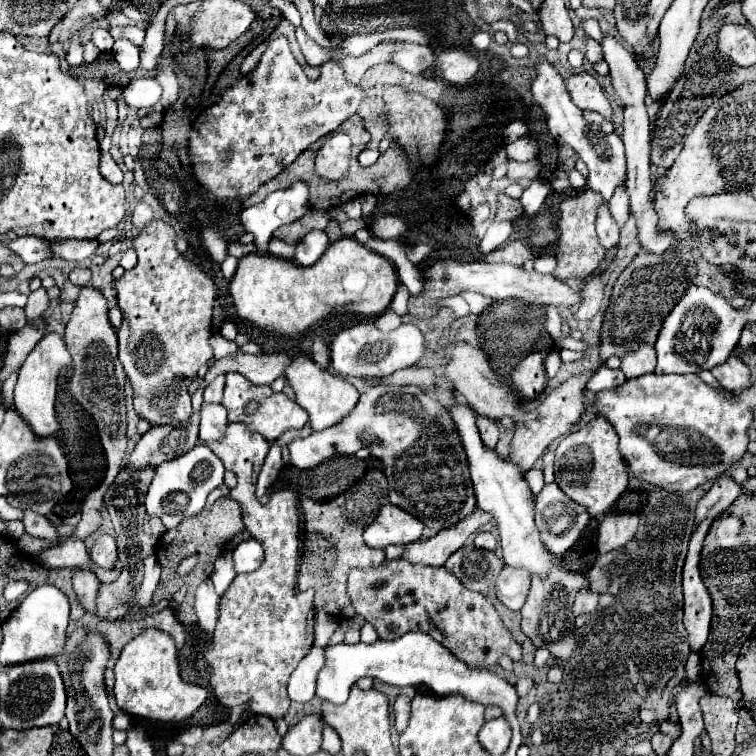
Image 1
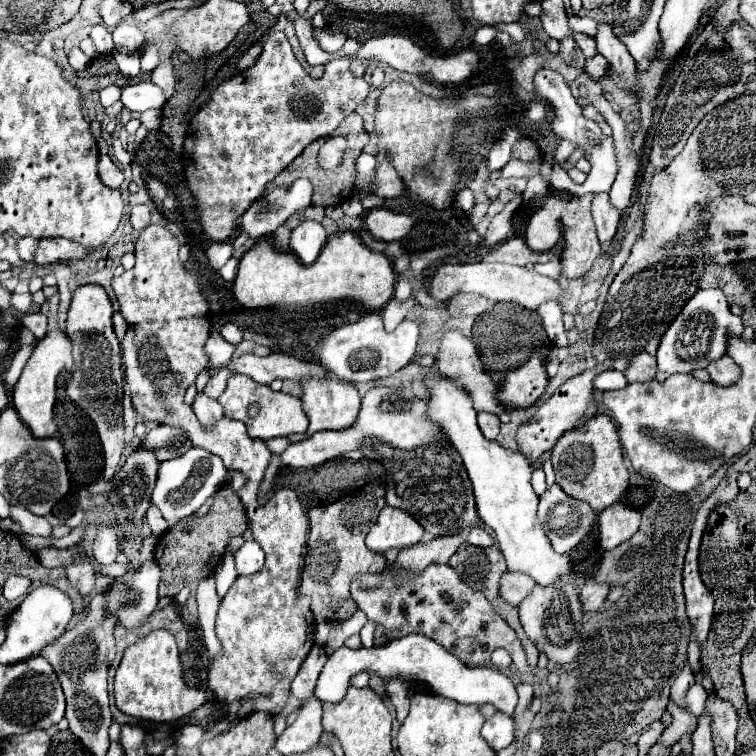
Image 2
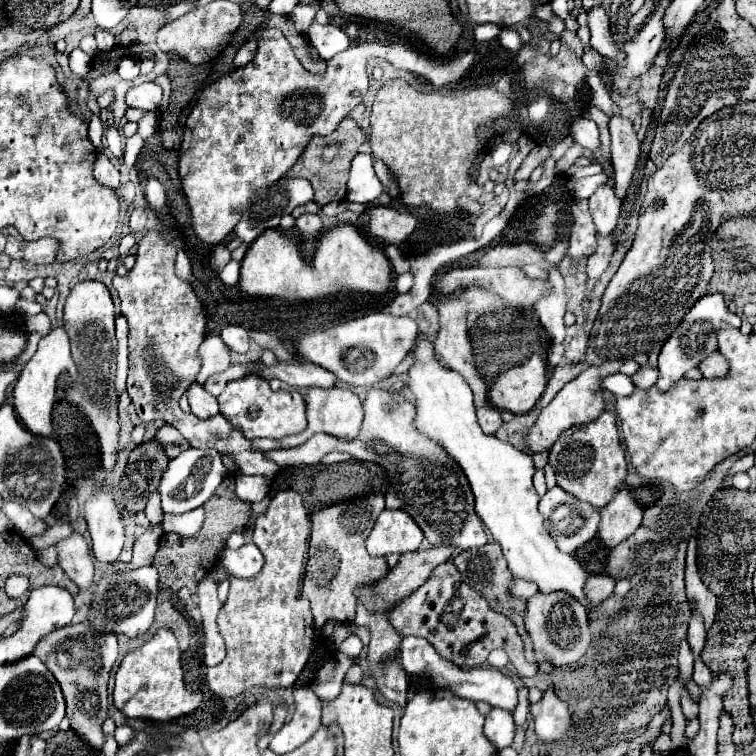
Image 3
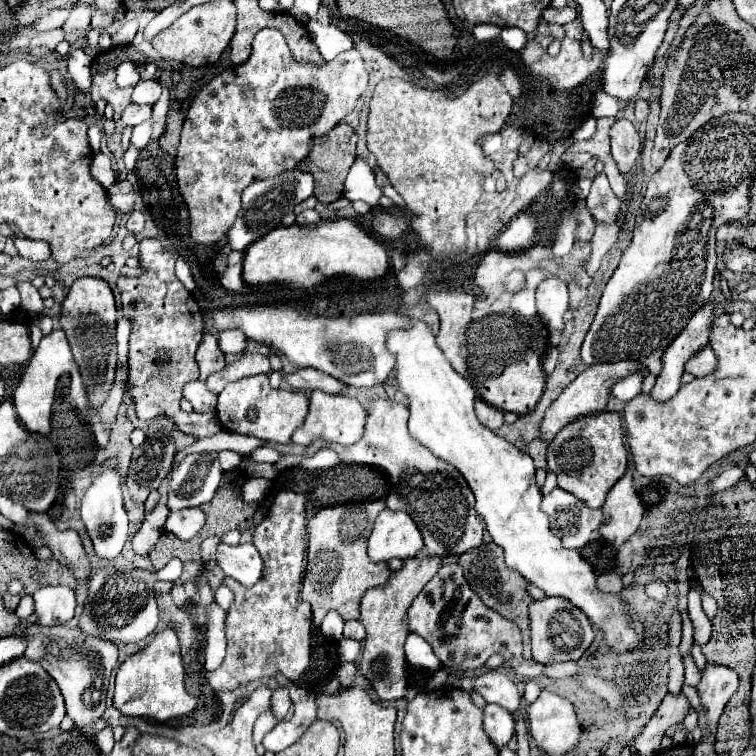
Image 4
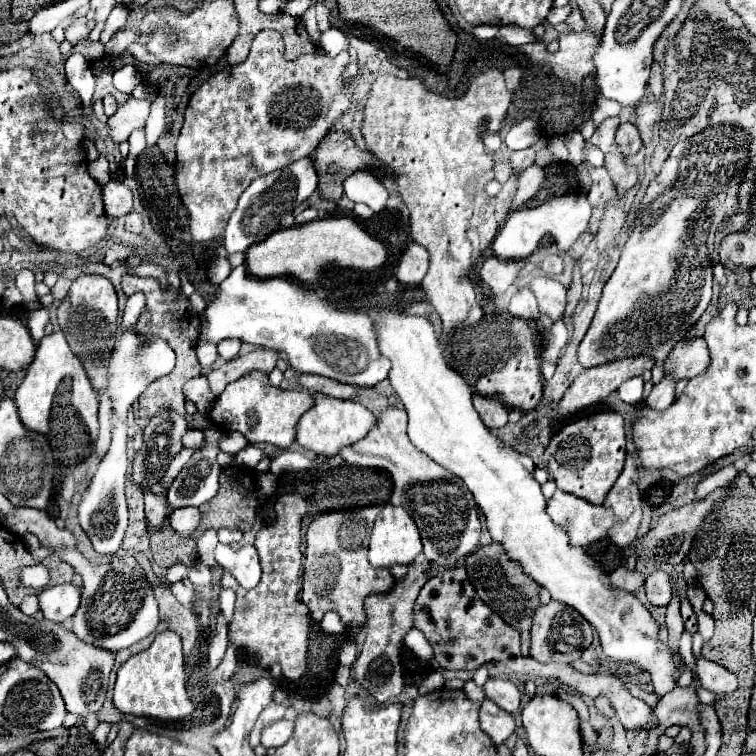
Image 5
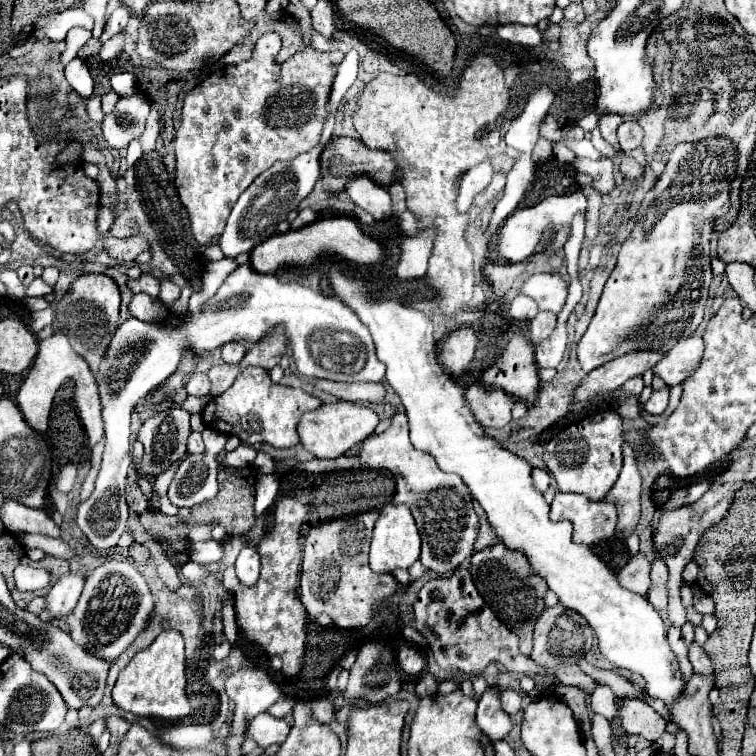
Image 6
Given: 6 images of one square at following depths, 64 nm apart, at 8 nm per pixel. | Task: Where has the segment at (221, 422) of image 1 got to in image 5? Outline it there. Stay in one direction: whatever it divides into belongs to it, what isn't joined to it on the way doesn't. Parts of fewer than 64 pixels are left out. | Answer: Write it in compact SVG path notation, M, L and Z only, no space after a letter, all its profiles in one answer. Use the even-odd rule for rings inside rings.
M202 374L184 384L184 396L186 396L186 400L192 400L198 408L198 412L202 412L202 414L206 414L208 408L212 408L212 402L216 400L216 396L212 396L212 392L208 388L206 376L202 376Z

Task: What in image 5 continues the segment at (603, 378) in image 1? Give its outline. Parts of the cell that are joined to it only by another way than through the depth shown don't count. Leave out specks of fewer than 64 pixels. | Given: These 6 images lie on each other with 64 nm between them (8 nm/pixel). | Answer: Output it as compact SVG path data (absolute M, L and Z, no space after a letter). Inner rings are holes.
M642 376L630 378L630 380L626 380L626 382L618 388L618 394L620 394L620 398L622 398L624 402L628 402L628 404L638 404L638 402L642 400L642 386L644 386Z

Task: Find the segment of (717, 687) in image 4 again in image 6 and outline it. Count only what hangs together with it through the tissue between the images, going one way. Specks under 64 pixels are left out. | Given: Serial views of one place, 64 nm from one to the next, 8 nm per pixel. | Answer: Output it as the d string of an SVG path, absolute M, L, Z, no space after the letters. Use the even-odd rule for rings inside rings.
M696 642L690 644L688 648L688 658L690 658L690 664L694 668L694 672L710 672L710 676L714 676L714 668L712 668L712 662L708 660L706 652L702 646L698 646Z

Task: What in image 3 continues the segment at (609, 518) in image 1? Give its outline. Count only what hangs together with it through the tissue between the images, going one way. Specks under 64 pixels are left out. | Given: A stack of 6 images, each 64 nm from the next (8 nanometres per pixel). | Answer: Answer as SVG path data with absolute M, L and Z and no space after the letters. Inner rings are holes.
M622 484L600 510L600 516L600 538L608 548L614 548L636 532L642 522L642 508L634 500L628 484Z

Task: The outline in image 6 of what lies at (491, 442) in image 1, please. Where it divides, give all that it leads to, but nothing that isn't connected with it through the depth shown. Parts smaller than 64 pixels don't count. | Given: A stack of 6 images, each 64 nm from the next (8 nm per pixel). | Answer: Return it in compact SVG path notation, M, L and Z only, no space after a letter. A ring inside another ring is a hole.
M474 382L466 388L464 398L476 422L484 428L504 428L512 420L514 398L500 388L488 388Z

